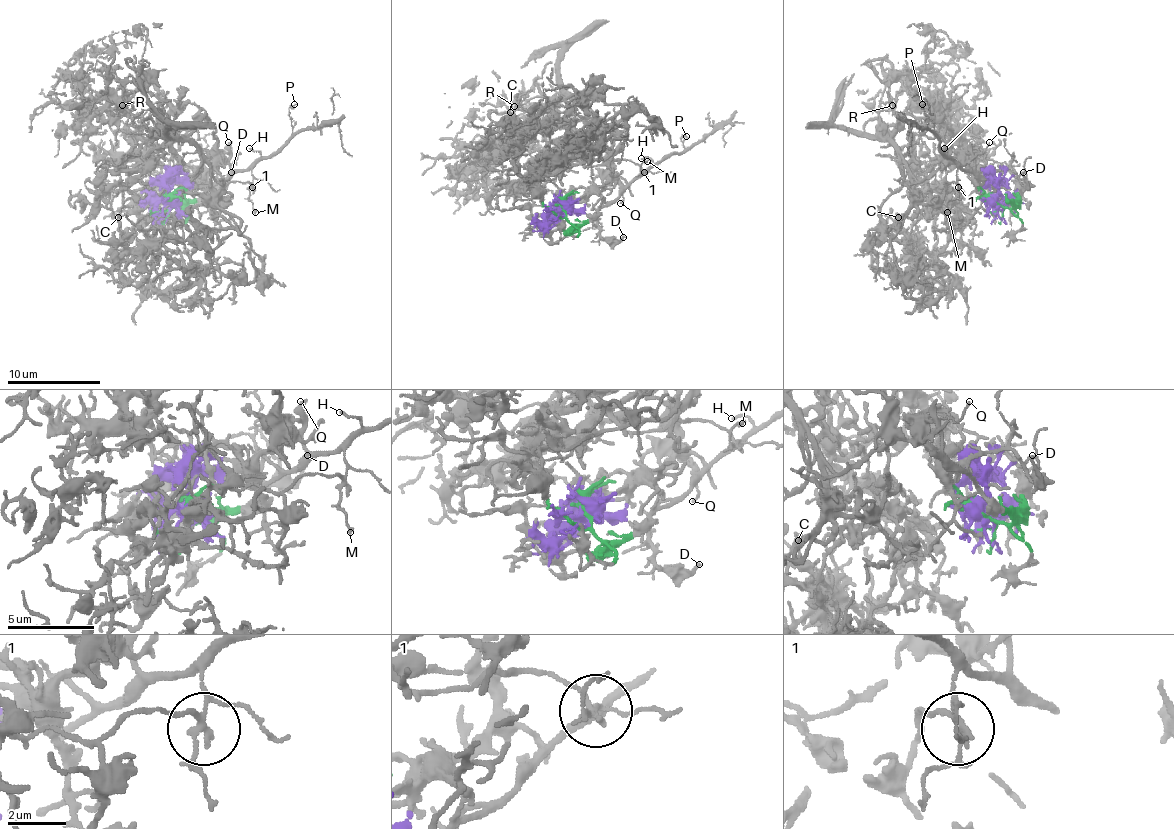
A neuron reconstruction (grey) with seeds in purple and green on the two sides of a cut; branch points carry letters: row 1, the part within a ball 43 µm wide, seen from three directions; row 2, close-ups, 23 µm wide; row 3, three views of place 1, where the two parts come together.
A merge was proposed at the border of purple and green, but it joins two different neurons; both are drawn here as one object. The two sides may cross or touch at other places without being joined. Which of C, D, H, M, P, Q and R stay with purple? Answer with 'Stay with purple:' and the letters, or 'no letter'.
Stay with purple: C, R

